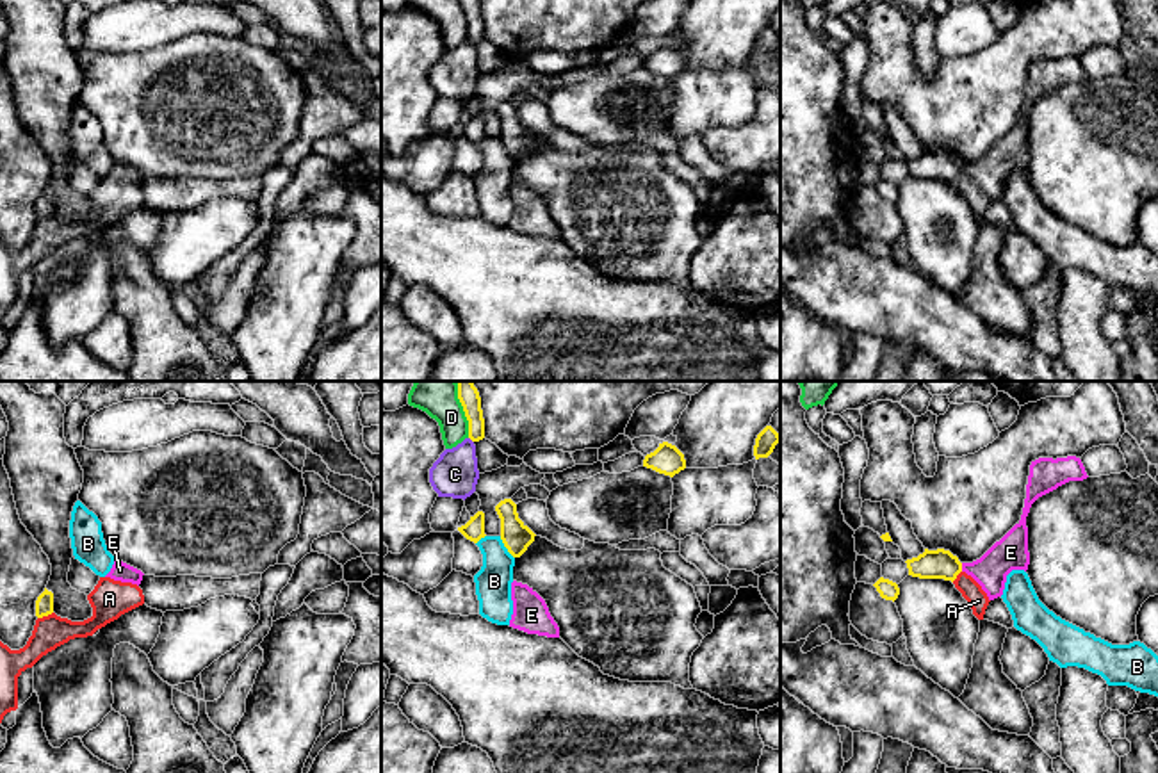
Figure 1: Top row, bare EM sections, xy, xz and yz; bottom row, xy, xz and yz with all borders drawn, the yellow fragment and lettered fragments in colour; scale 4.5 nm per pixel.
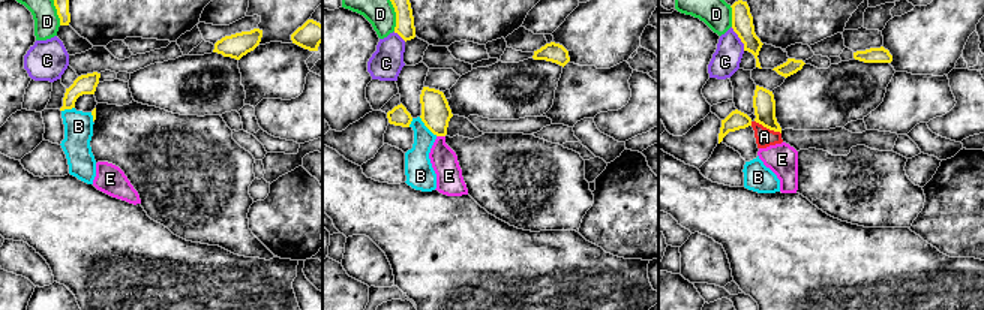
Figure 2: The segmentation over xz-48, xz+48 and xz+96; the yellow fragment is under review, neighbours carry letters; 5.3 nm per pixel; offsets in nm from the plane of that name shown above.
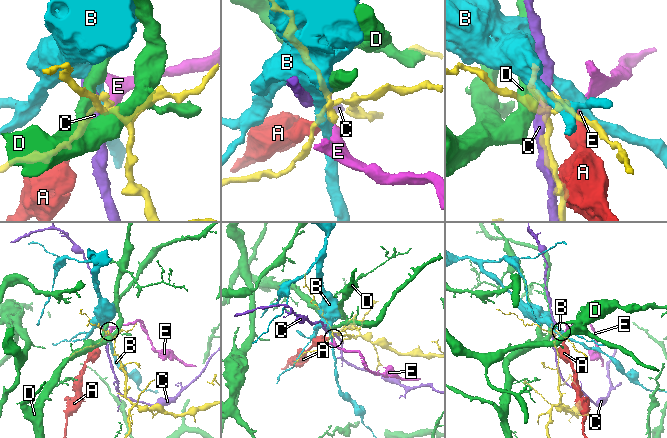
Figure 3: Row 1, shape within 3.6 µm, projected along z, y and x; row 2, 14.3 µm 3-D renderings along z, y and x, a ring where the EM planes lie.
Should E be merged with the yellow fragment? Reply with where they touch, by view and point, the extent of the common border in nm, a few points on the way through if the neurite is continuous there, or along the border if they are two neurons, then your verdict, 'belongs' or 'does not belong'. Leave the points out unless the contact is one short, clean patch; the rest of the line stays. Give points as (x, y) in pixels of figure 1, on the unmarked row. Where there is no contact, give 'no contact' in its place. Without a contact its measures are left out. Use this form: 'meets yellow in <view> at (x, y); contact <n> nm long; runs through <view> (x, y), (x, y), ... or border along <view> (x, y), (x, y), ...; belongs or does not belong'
meets yellow in yz at (961, 168); contact 40 nm long; border along yz (961, 164), (962, 171); does not belong

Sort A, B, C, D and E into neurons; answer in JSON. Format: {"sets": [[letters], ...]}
{"sets": [["A", "E"], ["B"], ["C"], ["D"]]}

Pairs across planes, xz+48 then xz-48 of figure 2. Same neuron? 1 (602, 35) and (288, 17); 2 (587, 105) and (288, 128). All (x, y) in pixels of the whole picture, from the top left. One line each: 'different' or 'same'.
1: same
2: different

